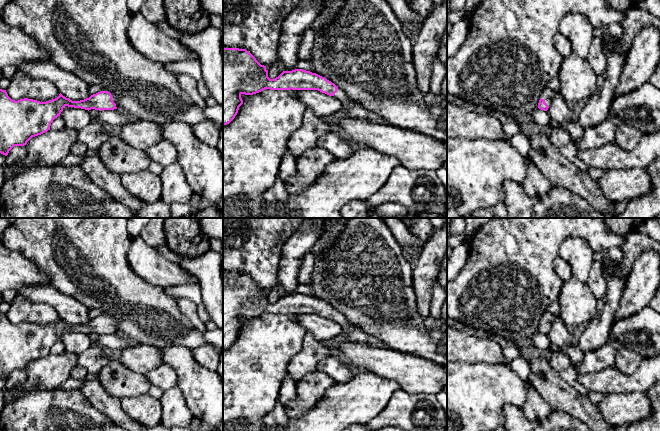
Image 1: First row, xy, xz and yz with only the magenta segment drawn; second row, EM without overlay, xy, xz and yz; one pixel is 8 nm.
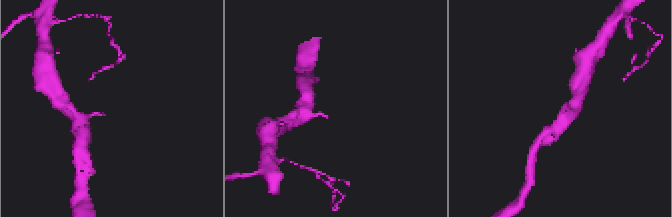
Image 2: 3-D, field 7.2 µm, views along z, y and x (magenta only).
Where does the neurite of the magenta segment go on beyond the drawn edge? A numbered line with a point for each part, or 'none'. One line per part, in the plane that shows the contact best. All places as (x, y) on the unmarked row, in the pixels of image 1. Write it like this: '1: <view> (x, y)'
1: yz (548, 318)

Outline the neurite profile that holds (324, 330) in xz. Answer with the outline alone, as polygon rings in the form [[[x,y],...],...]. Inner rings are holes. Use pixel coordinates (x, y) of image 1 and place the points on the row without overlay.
[[[295,314],[299,324],[318,341],[329,343],[342,338],[342,328],[334,320],[329,320],[318,314]]]

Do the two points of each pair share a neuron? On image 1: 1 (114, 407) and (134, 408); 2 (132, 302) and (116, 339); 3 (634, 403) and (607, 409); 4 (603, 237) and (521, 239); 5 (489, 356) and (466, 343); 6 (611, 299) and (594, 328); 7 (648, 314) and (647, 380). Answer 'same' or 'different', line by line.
1: different
2: different
3: same
4: same
5: same
6: same
7: different

